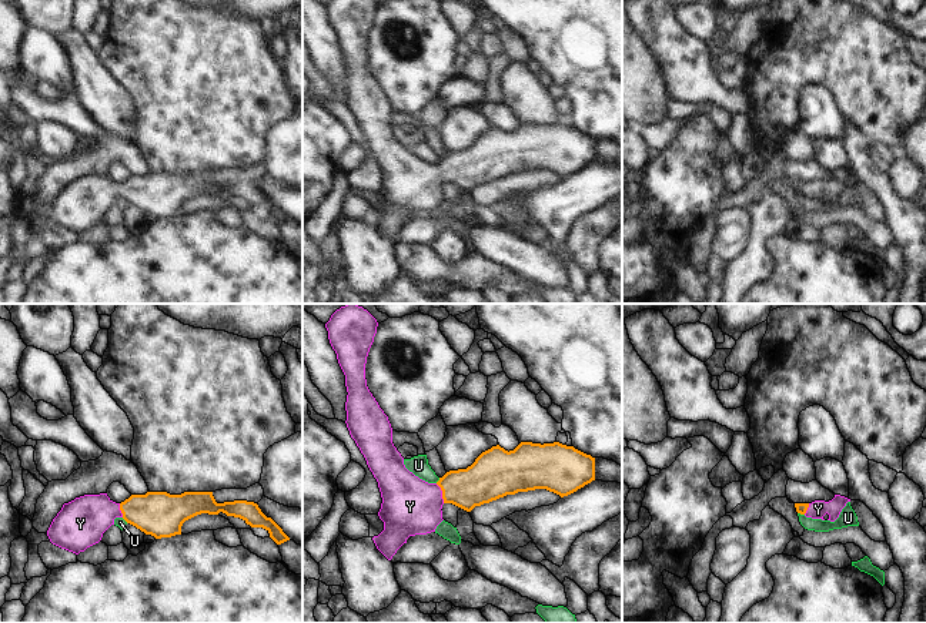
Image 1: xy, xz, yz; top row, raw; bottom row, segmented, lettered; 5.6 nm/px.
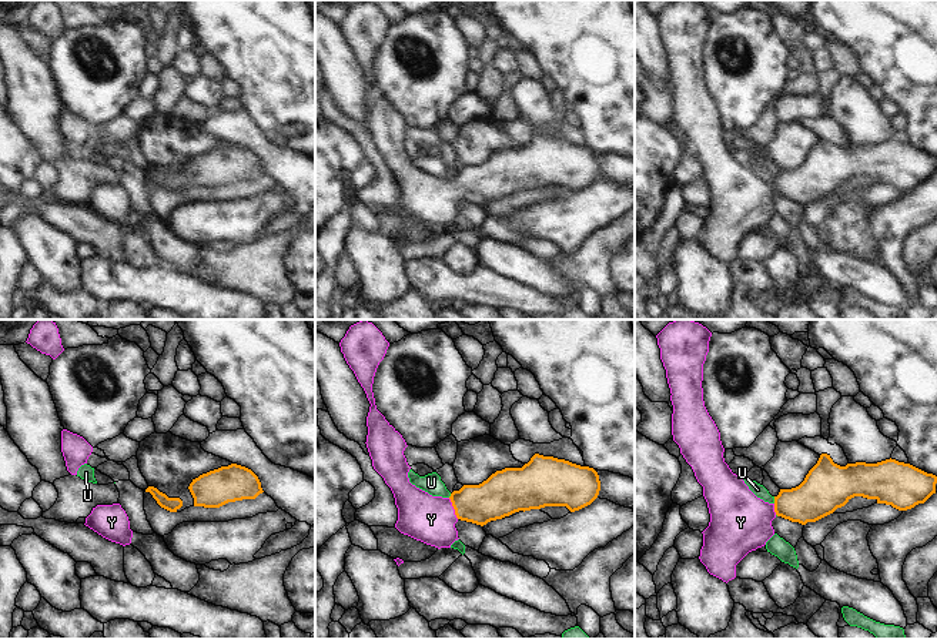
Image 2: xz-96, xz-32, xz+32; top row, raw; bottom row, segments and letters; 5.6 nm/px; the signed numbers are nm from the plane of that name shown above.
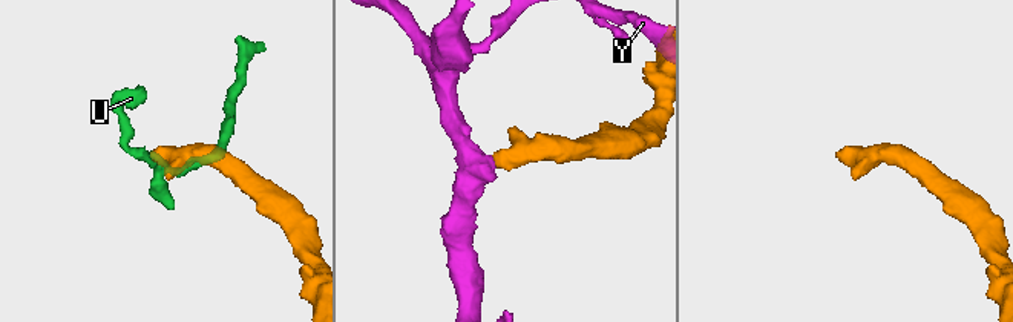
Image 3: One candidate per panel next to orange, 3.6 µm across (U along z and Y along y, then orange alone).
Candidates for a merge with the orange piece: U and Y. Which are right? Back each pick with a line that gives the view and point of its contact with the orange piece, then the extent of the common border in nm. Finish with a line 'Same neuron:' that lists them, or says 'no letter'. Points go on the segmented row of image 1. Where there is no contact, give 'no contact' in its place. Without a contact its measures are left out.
Y: xz (443, 493) | 120 nm
Same neuron: Y

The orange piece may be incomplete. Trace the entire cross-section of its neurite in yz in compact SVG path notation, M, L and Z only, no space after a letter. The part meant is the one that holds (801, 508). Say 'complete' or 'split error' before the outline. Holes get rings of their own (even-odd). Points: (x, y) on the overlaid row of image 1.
split error; M835 495L835 498L829 502L815 500L812 503L795 503L795 508L798 513L812 519L825 520L823 516L828 513L828 520L835 522L848 502L850 502L850 499Z

